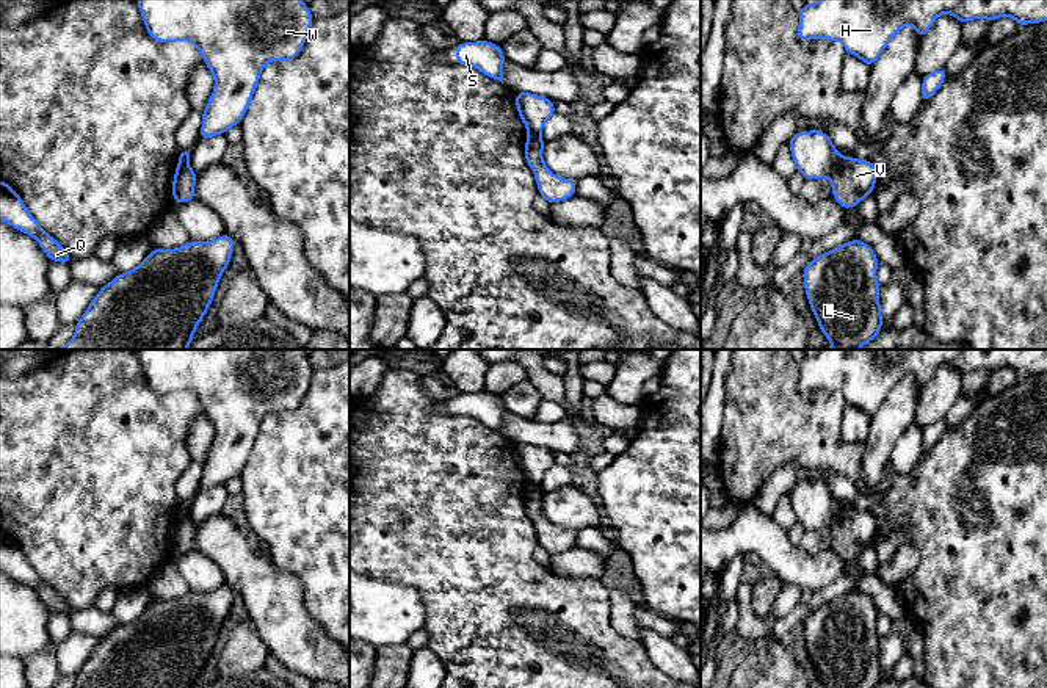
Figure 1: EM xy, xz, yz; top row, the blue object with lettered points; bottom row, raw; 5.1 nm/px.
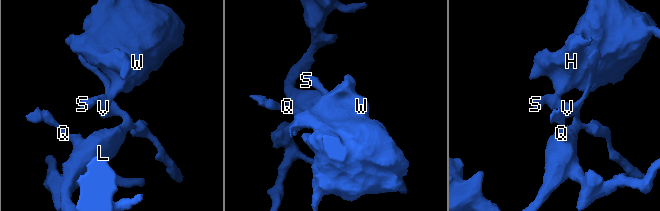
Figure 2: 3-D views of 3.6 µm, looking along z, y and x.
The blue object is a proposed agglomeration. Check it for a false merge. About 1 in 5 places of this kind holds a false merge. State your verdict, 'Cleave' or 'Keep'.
Cleave

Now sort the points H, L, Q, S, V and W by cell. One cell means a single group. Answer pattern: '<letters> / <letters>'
H S W / L Q V

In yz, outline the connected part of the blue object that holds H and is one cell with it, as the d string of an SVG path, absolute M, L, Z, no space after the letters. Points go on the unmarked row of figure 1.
M821 349L818 354L804 354L798 362L798 390L837 390L846 404L871 418L904 376L914 376L918 389L923 390L944 364L955 367L961 375L973 370L992 373L1009 367L1022 378L1047 373L1047 349Z

